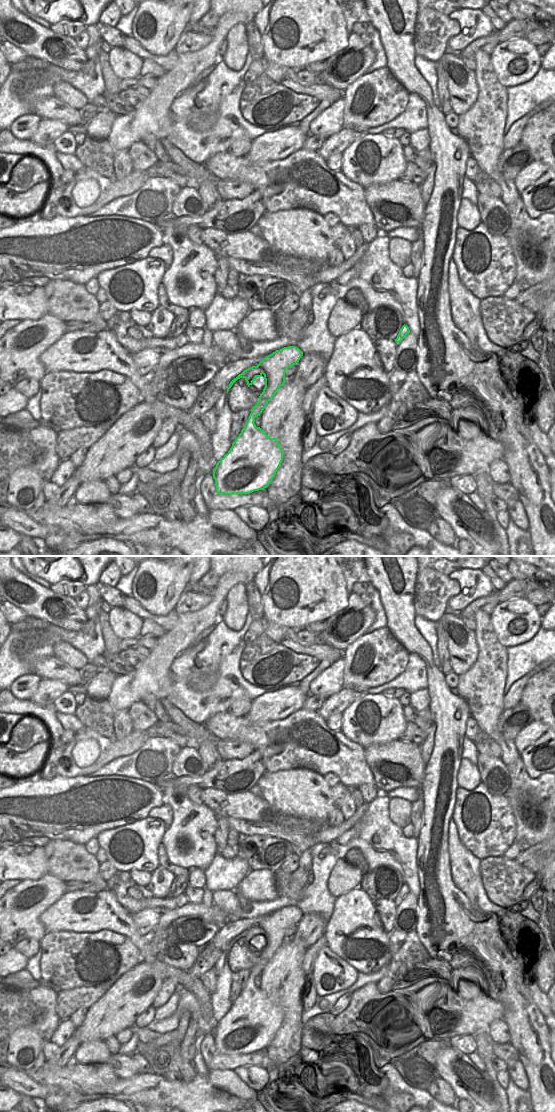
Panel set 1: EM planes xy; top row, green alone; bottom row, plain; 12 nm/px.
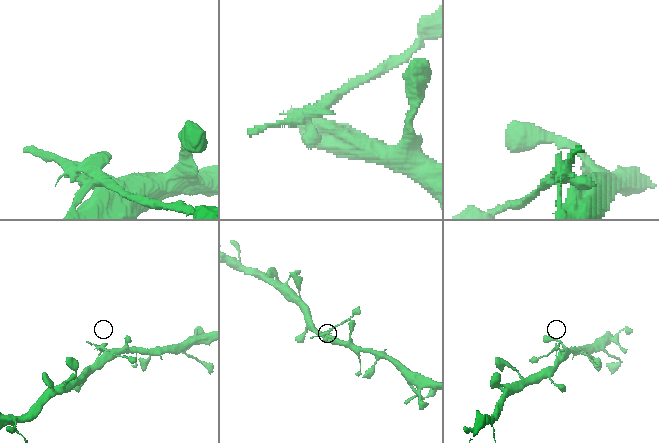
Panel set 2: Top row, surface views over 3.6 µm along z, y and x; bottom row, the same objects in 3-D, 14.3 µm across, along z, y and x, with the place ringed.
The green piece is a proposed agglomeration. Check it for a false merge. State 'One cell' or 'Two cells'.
Two cells.

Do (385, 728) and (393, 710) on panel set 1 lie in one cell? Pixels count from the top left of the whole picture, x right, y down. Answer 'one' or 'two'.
one

